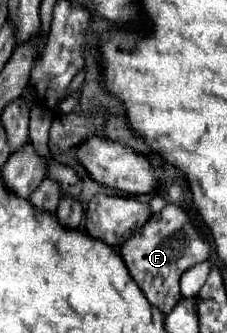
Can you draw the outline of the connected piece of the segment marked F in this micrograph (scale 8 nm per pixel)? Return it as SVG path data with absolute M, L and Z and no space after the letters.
M166 204L158 214L148 218L144 228L136 230L136 234L132 234L132 238L124 242L124 246L120 246L120 256L134 282L140 286L142 292L146 292L148 302L156 306L162 314L170 314L182 298L180 276L194 264L208 260L210 246L208 242L204 242L200 232L196 232L194 224L182 208Z

